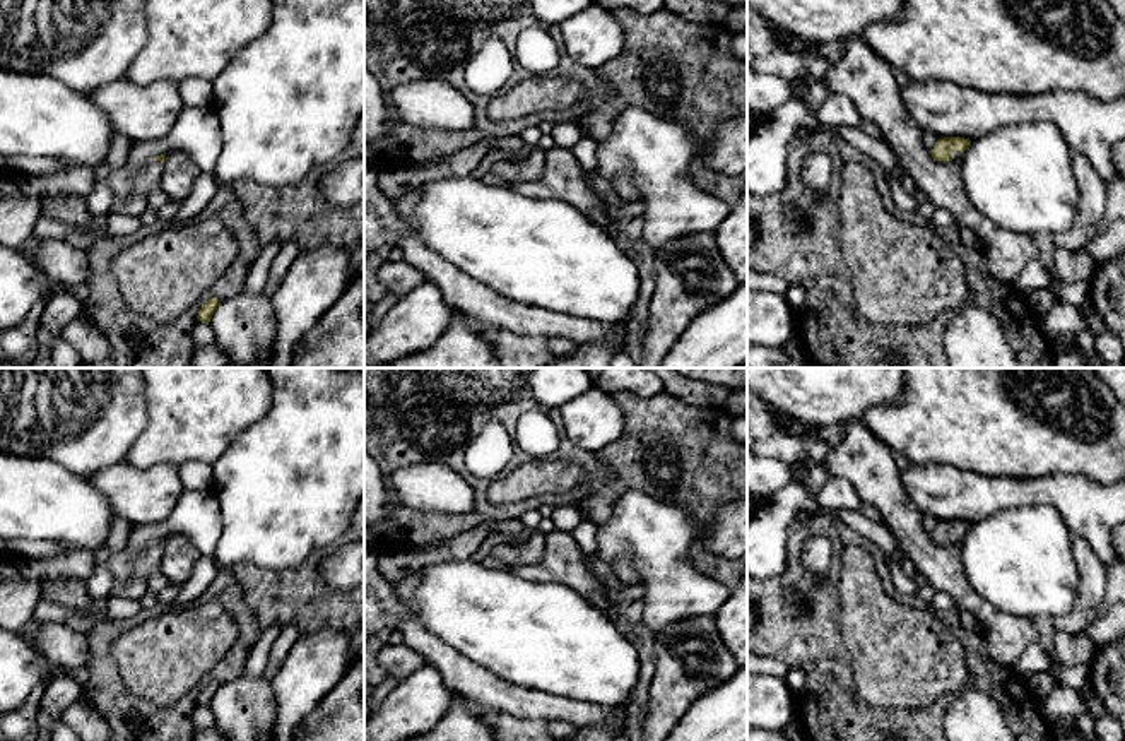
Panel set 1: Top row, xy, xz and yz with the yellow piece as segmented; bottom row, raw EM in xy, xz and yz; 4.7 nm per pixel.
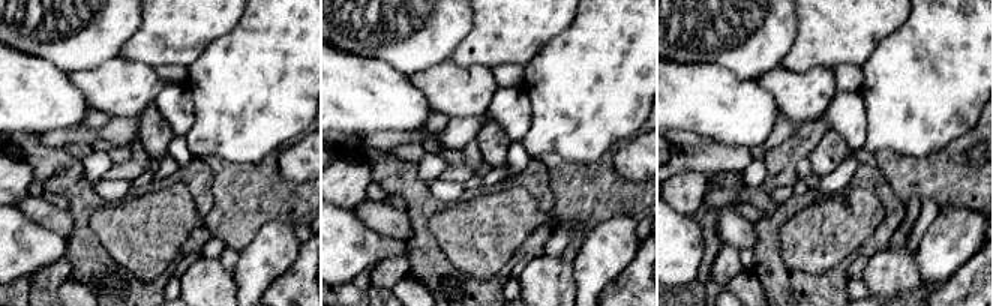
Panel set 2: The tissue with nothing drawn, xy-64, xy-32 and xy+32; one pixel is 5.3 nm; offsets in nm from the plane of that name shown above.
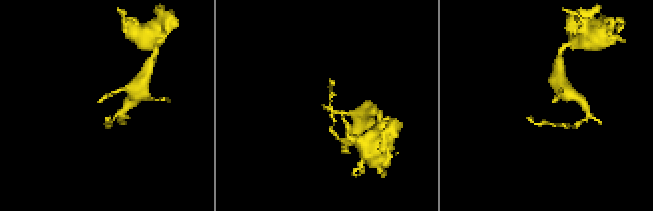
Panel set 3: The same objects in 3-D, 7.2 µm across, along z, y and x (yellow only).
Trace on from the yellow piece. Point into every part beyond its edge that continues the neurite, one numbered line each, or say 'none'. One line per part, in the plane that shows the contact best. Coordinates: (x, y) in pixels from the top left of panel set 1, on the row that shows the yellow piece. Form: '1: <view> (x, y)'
1: xy (134, 187)

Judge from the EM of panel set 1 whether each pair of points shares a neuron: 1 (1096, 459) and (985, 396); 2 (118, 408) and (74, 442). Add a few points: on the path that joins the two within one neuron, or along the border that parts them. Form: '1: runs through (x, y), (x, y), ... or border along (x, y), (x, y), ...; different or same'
1: runs through (1069, 440), (1054, 438), (1013, 414); same
2: runs through (108, 409), (84, 432); same

